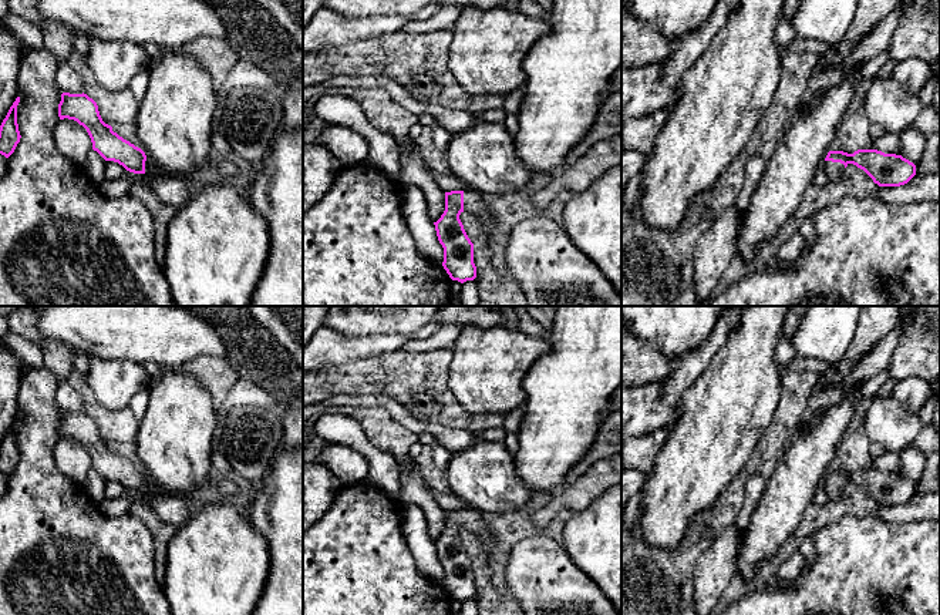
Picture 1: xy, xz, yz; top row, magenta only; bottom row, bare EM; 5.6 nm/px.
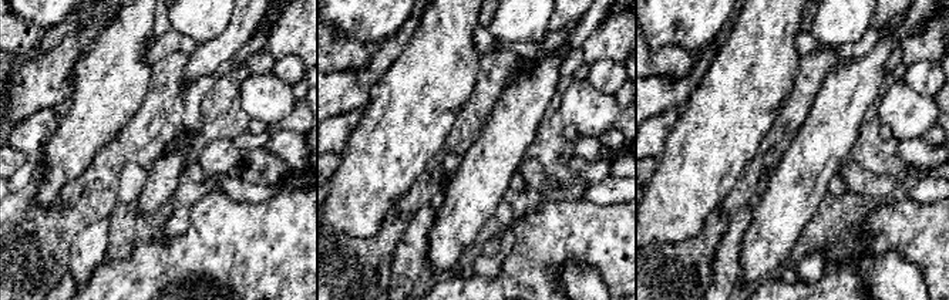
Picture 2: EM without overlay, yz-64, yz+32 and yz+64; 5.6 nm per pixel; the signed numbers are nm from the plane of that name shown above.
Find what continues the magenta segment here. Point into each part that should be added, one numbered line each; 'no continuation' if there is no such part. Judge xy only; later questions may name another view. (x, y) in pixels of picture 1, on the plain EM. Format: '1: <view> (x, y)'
1: xy (151, 489)

